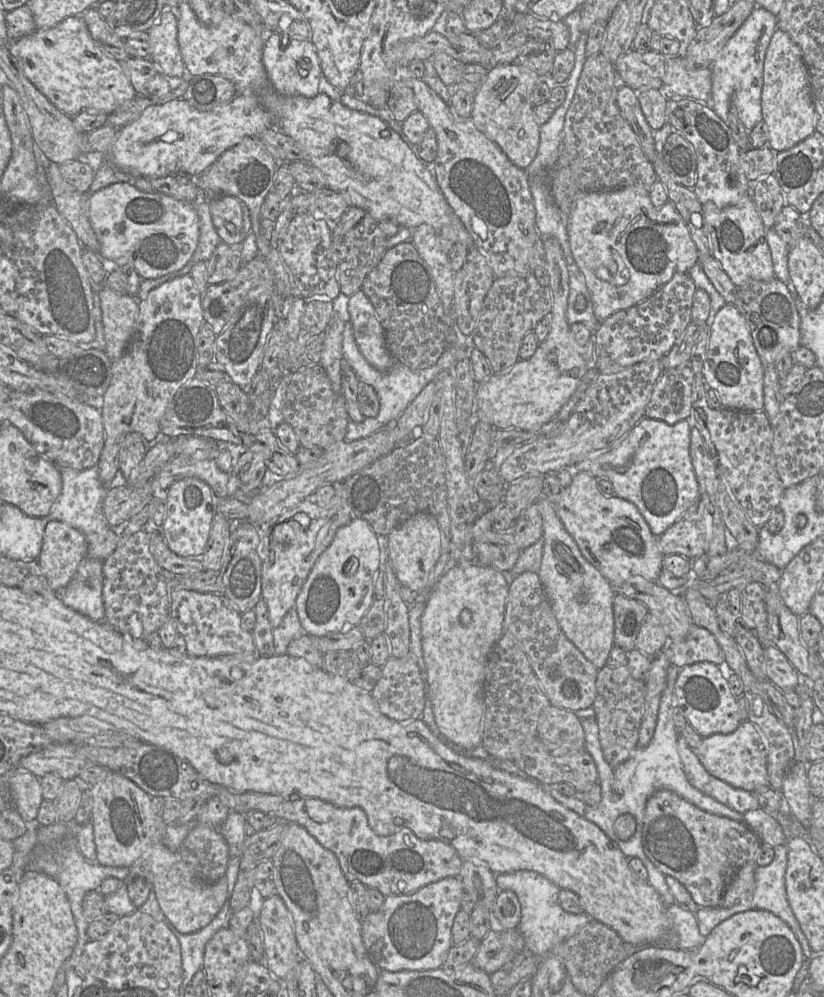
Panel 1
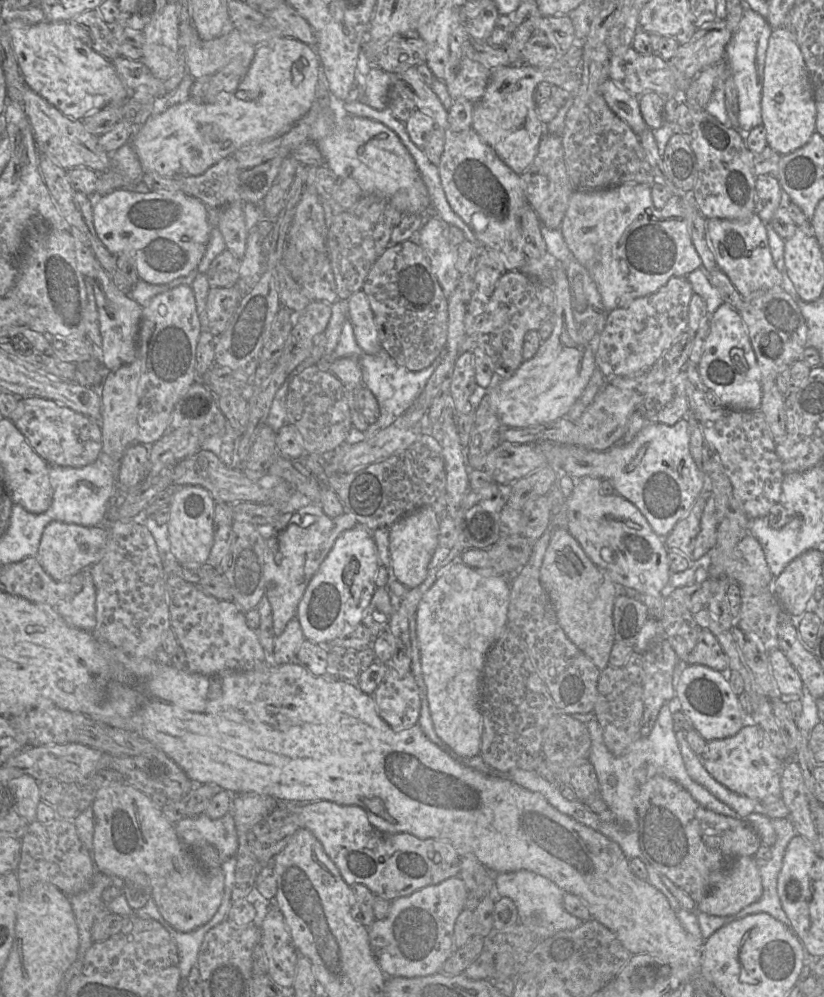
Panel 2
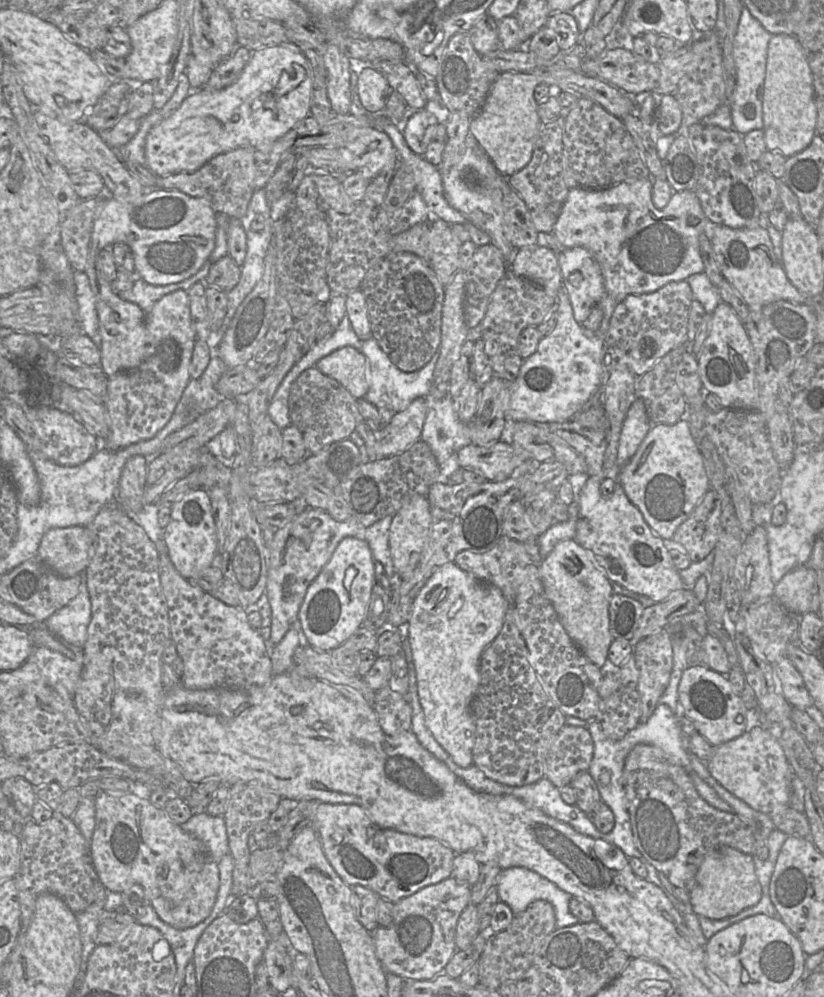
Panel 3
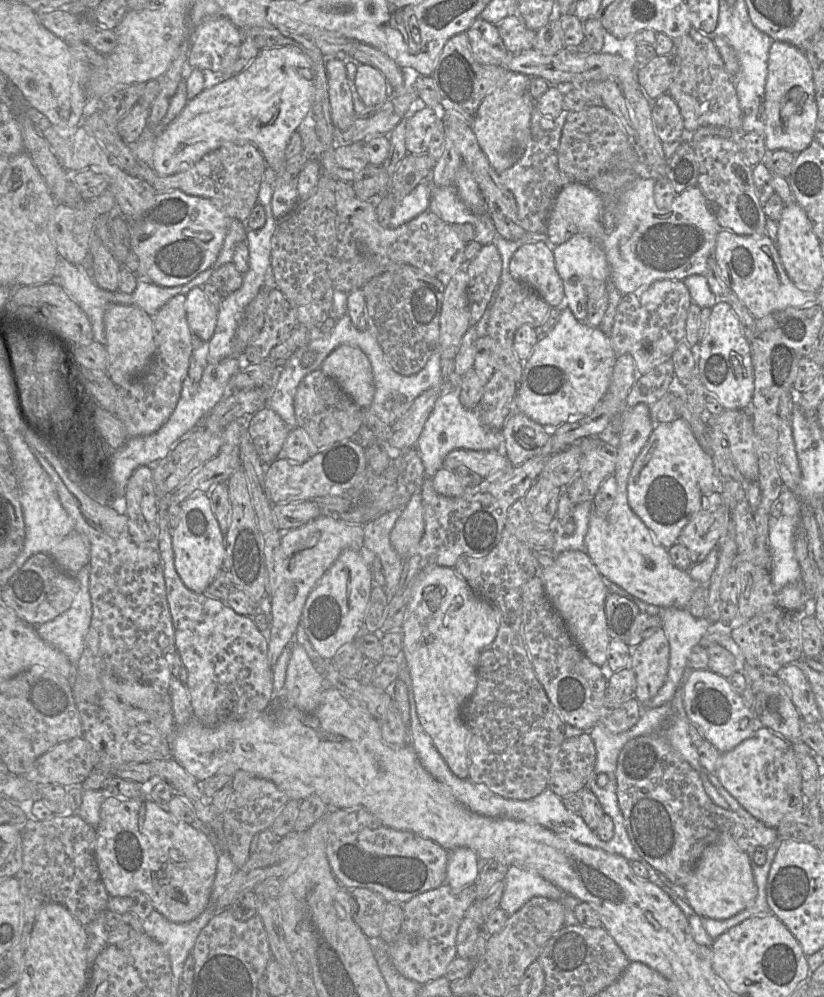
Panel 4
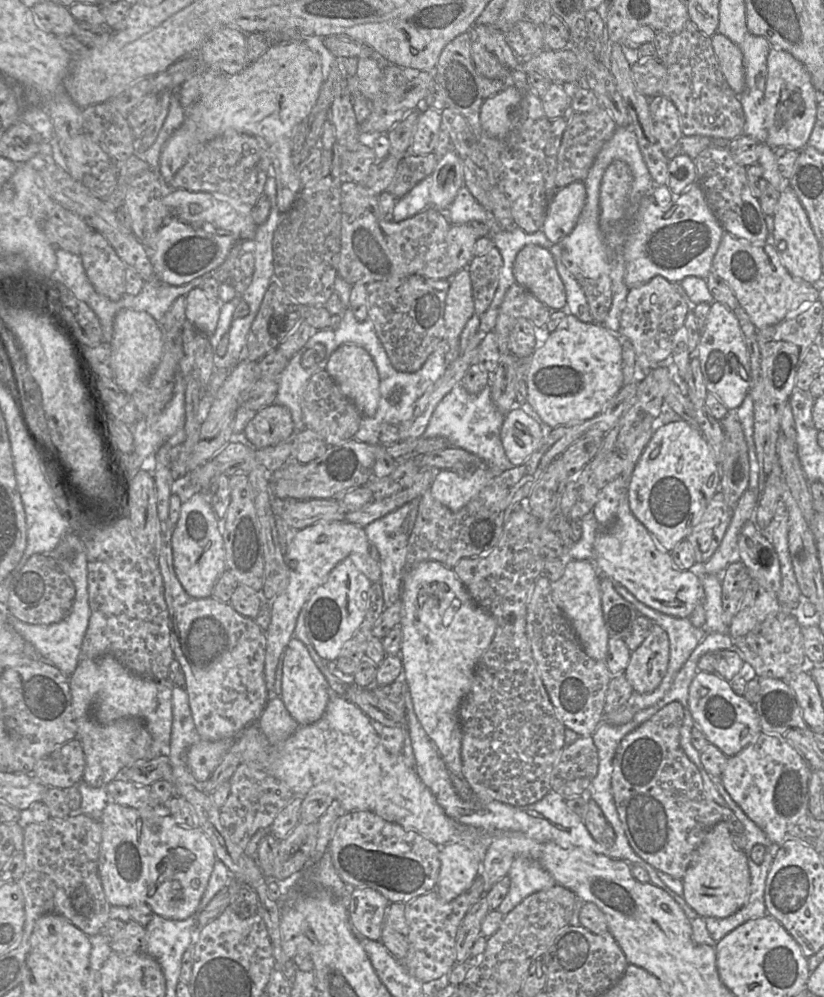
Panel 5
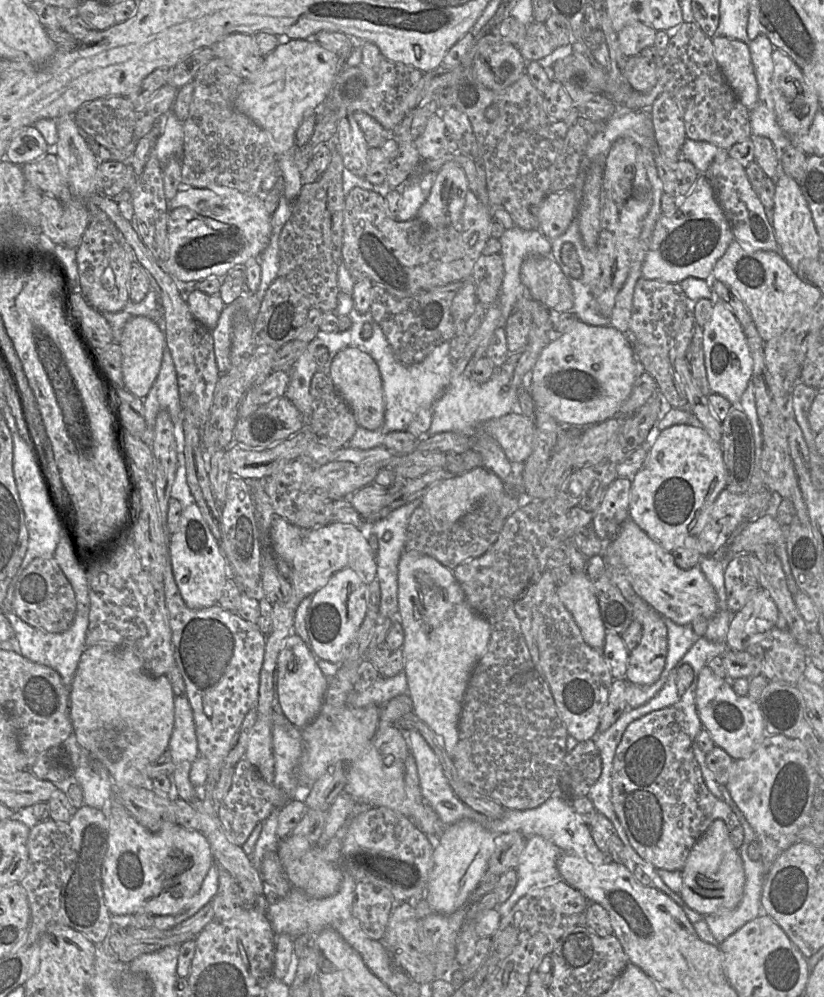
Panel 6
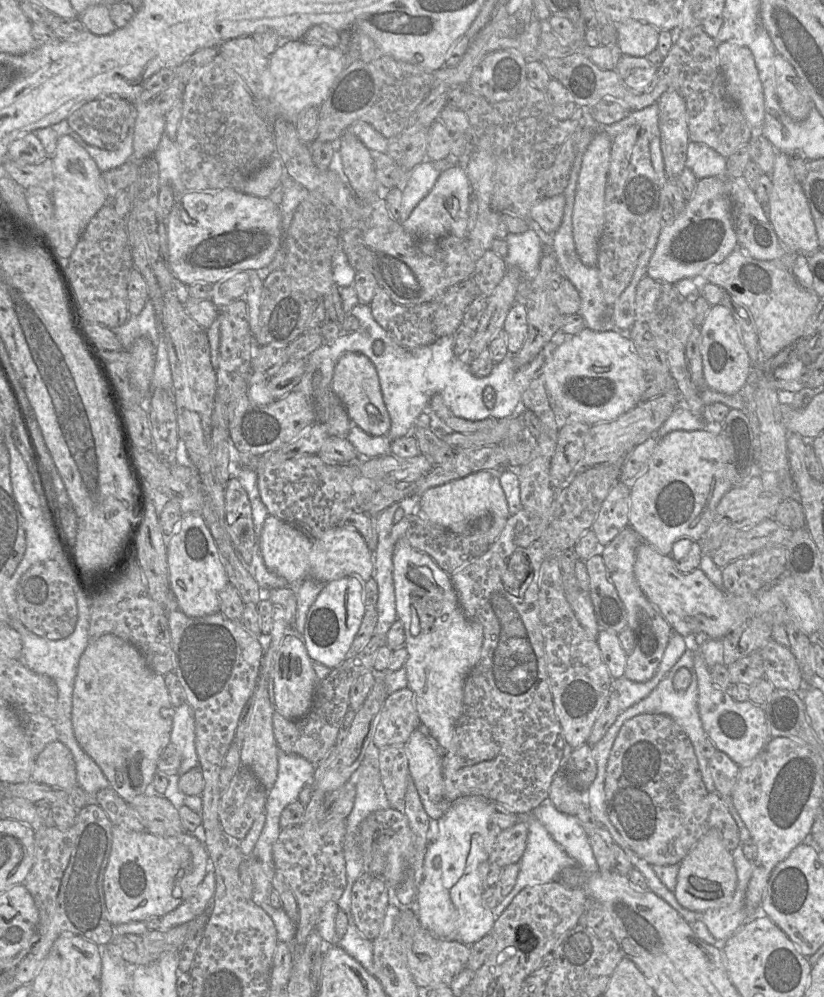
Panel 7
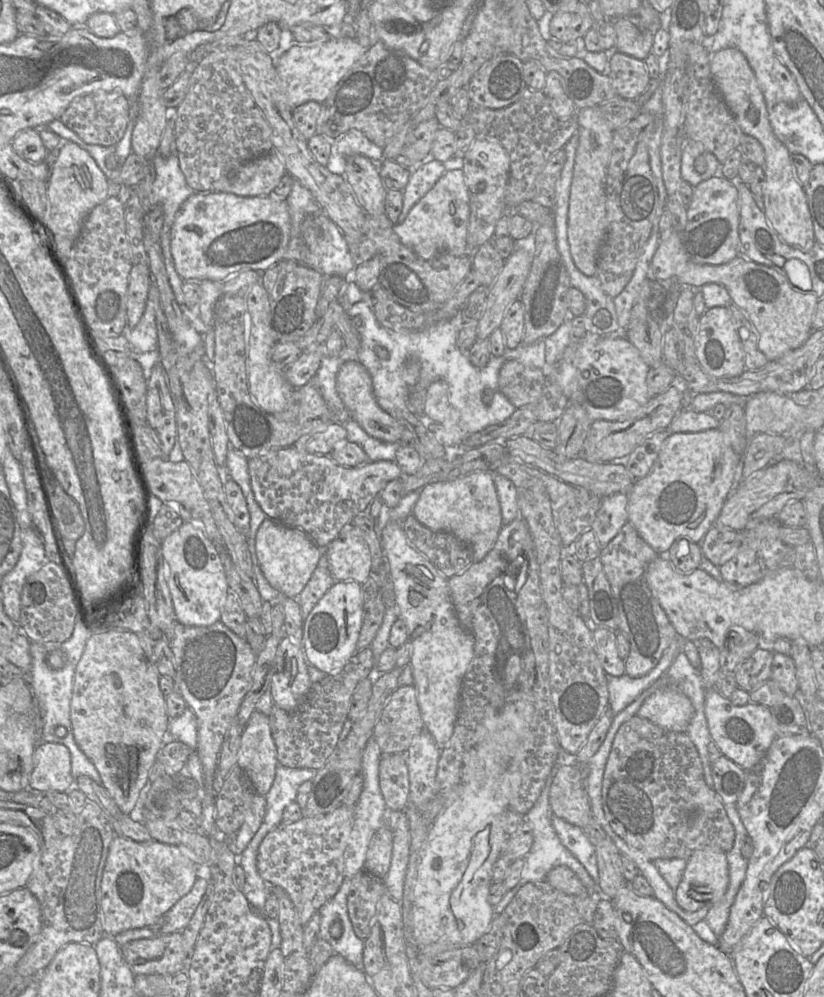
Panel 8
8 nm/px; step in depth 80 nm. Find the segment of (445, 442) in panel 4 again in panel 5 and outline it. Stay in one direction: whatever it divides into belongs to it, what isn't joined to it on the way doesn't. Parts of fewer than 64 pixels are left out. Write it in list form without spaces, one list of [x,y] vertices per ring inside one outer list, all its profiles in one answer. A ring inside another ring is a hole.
[[[458,382],[437,405],[422,437],[447,439],[450,446],[477,456],[496,477],[513,467],[505,455],[500,439],[504,416],[493,403],[488,385],[481,392],[470,394]]]

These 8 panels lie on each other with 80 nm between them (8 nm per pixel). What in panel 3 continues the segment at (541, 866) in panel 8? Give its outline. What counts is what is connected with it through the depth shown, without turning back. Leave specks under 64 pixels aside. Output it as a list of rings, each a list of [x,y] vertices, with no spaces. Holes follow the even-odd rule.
[[[523,867],[502,870],[497,877],[496,890],[499,901],[507,904],[514,915],[536,900],[546,900],[554,908],[557,929],[580,922],[569,909],[572,895],[532,870]]]

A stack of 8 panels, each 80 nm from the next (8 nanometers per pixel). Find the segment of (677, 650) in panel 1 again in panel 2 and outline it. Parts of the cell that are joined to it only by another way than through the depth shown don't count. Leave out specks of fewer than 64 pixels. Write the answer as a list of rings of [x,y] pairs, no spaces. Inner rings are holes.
[[[704,628],[699,633],[697,644],[687,656],[686,664],[705,665],[722,672],[726,678],[728,671],[731,671],[728,668],[728,657],[719,641],[711,631]]]

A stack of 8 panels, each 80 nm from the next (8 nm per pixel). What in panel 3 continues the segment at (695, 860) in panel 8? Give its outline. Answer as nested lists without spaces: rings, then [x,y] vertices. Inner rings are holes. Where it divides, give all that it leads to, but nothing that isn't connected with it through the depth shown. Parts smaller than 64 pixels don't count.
[[[720,846],[703,859],[696,883],[689,893],[690,908],[698,916],[722,920],[736,916],[759,902],[762,888],[755,873],[753,856],[729,846]]]

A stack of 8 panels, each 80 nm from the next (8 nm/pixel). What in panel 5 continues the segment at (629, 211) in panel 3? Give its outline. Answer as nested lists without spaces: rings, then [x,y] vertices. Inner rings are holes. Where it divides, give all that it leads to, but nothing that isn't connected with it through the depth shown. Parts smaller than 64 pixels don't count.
[[[573,182],[552,196],[542,226],[542,230],[552,243],[558,243],[568,236],[584,208],[586,202],[584,182]],[[698,182],[685,192],[674,197],[674,204],[669,209],[661,208],[653,195],[643,196],[631,231],[624,244],[625,277],[629,289],[641,286],[656,276],[662,276],[672,283],[681,283],[686,277],[706,279],[713,270],[713,259],[726,231],[710,210],[704,193]]]

